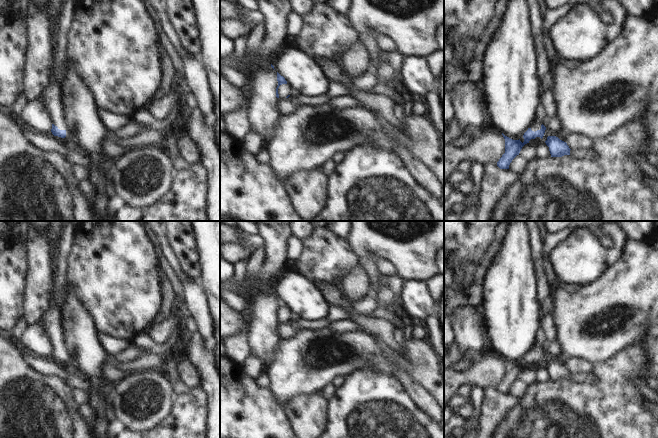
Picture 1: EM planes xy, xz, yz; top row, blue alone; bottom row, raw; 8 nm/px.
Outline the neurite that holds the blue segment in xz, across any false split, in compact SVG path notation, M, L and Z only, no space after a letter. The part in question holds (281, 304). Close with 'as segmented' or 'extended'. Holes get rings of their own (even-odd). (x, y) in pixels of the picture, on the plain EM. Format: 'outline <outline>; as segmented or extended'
outline M277 296L277 305L278 305L278 310L276 312L276 321L288 322L290 320L289 316L290 316L291 311L287 307L285 302L281 300L278 296Z; extended

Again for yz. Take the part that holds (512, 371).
outline M535 344L532 350L528 352L519 364L513 364L502 357L505 363L505 377L497 386L497 390L500 393L509 393L510 387L517 379L519 379L522 371L529 367L531 363L542 363L545 354L546 351L543 348L539 349Z; extended

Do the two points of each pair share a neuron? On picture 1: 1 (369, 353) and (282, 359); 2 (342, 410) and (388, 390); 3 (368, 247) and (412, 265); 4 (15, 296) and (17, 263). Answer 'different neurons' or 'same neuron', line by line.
1: same neuron
2: same neuron
3: same neuron
4: same neuron

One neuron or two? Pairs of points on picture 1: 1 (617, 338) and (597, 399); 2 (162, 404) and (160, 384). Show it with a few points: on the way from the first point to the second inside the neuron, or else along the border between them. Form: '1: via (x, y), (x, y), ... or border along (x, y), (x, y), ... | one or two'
1: border along (629, 344), (611, 358), (597, 361), (593, 364) | two
2: via (160, 399), (160, 389) | one

